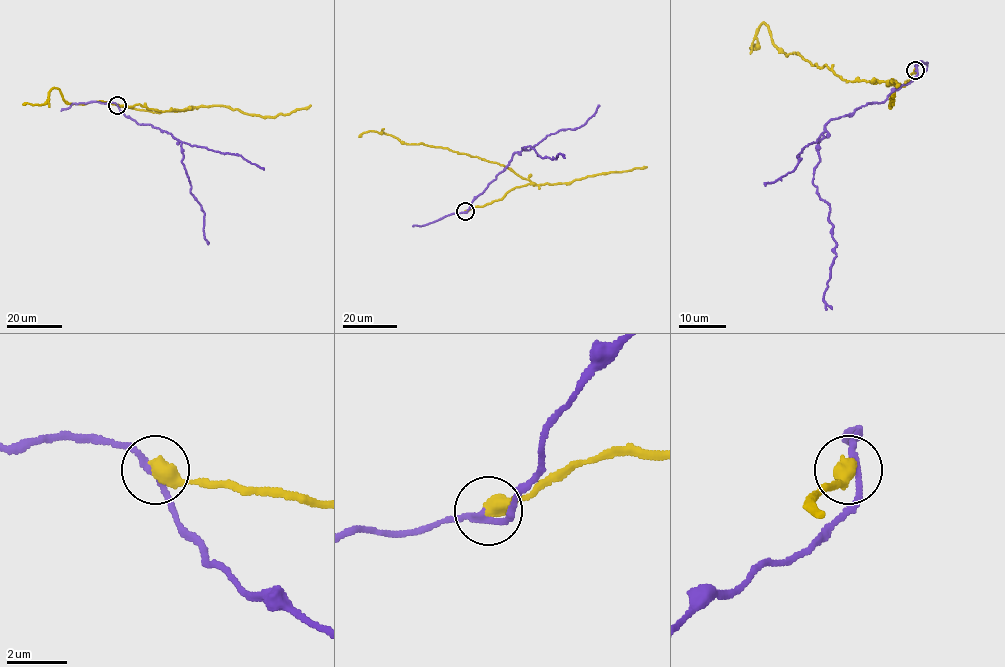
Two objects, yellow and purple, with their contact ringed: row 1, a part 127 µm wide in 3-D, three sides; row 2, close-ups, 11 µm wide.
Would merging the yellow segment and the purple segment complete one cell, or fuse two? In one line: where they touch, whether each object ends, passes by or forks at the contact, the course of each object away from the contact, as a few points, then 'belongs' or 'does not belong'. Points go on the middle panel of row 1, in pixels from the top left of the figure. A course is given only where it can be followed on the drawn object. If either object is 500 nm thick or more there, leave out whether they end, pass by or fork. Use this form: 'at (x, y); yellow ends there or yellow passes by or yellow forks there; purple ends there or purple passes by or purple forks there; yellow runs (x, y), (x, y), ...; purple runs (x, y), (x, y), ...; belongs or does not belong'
at (465, 211); yellow runs (465, 211), (533, 183), (499, 164), (447, 148), (403, 144), (382, 131), (368, 130), (359, 137); purple runs (465, 211), (523, 148), (529, 146), (541, 157), (556, 158), (559, 153), (565, 158); does not belong

